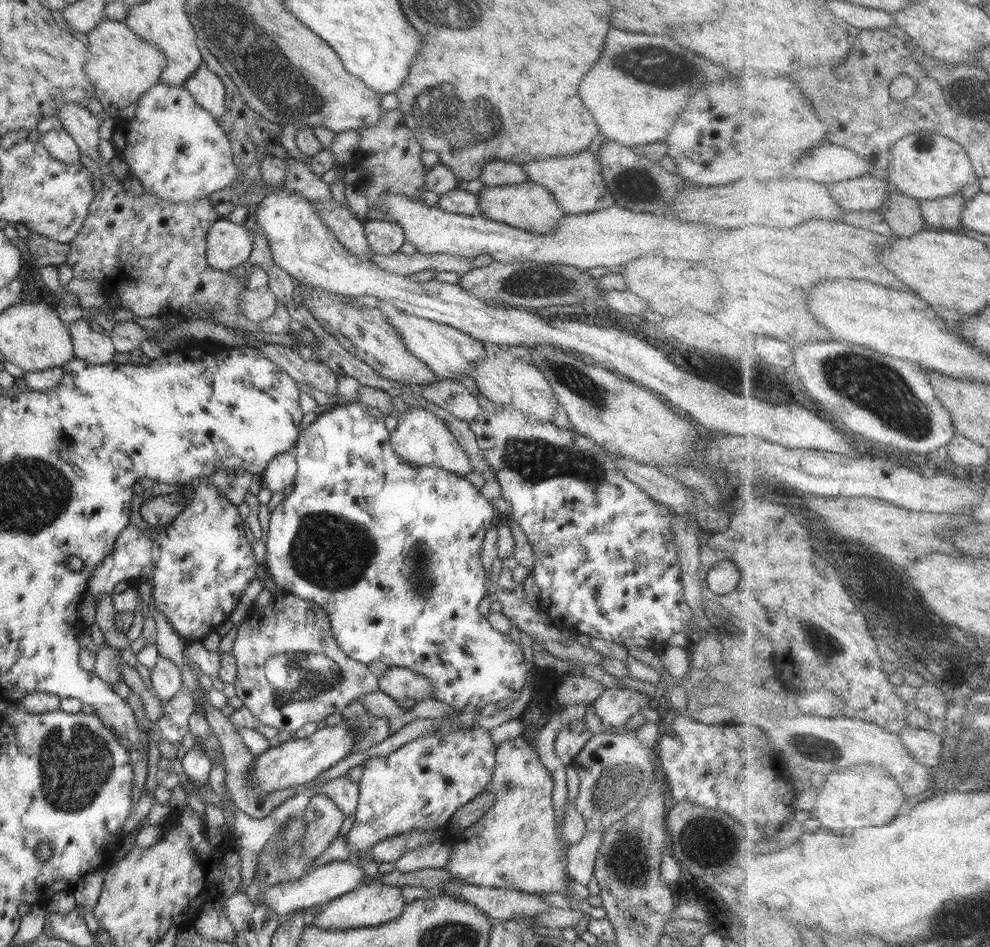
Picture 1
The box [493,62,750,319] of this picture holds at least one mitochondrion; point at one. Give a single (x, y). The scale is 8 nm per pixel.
(535, 283)

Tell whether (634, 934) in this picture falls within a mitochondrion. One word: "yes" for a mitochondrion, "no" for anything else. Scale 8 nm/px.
no

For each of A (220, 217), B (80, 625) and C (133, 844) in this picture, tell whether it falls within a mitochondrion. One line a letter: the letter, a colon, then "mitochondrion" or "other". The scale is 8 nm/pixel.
A: other
B: other
C: other

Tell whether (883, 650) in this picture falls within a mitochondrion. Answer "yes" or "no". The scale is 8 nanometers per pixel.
no

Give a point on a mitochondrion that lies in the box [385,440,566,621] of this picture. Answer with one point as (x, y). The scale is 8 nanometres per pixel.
(420, 576)

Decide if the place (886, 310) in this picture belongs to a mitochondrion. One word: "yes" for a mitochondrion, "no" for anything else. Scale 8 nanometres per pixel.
no

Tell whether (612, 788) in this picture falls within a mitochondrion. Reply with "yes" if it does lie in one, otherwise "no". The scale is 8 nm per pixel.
yes

